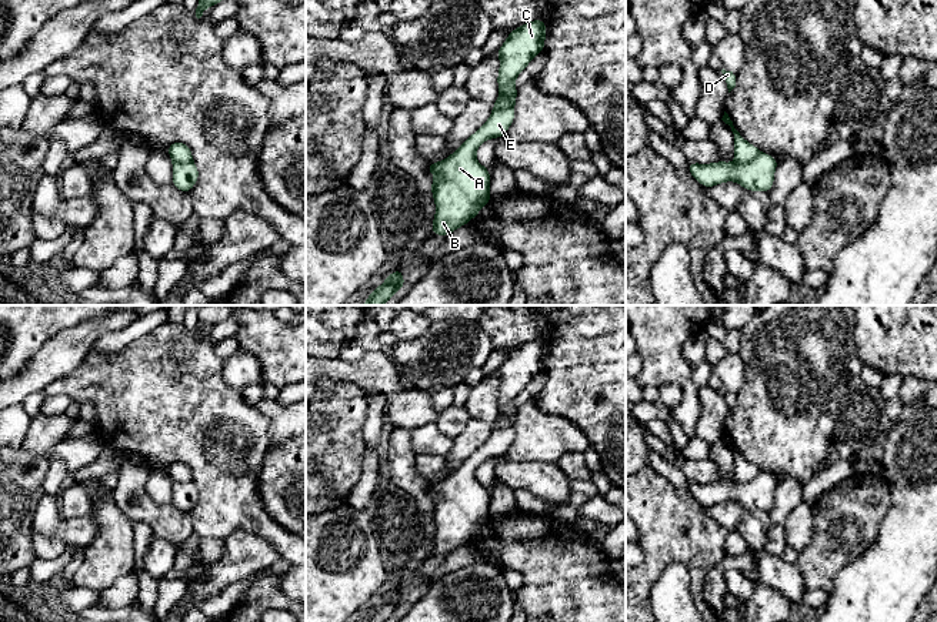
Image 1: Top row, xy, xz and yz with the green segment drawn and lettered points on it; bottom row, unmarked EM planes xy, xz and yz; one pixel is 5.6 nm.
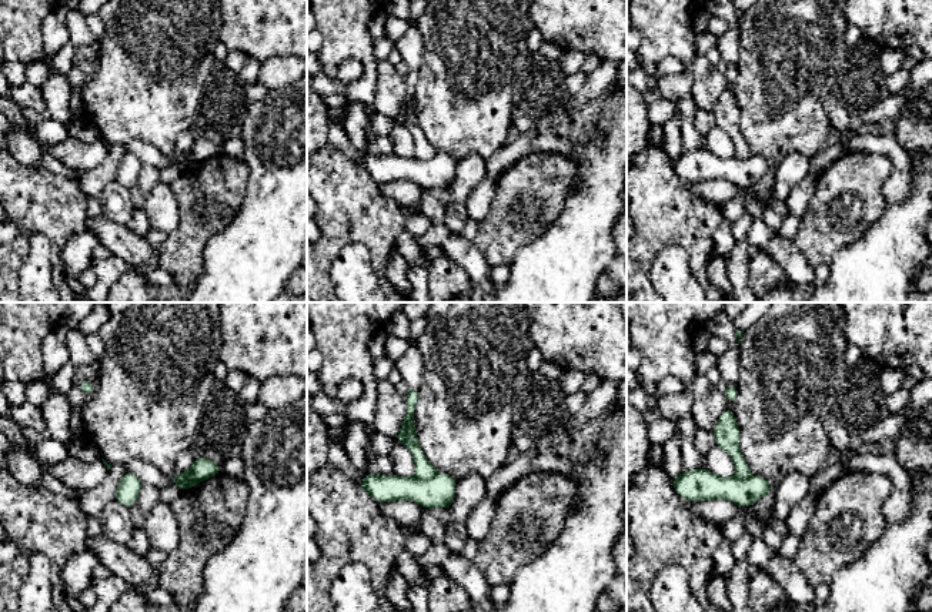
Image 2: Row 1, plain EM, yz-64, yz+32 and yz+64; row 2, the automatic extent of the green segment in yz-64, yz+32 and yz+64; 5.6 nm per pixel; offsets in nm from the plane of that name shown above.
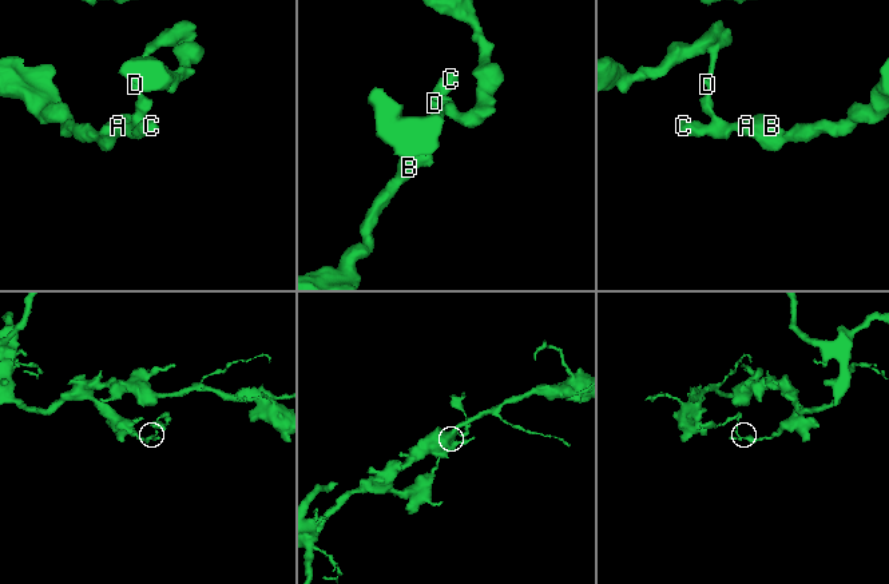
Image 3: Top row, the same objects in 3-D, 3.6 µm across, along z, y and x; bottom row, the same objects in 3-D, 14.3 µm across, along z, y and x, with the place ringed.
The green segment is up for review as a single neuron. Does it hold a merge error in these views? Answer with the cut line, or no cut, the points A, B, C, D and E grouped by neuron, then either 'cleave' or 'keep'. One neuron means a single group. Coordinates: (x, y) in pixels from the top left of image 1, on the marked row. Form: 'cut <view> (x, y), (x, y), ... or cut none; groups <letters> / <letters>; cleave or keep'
cut yz (759, 151), (749, 161), (737, 163); groups A B C E / D; cleave

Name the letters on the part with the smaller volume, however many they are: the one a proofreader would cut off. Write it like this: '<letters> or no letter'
D

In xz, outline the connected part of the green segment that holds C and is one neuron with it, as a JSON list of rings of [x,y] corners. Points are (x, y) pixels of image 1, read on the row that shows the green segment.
[[[541,19],[528,21],[508,33],[507,40],[497,51],[500,58],[500,70],[497,76],[500,90],[498,98],[506,100],[507,104],[503,107],[493,107],[488,120],[446,160],[429,163],[427,171],[437,177],[430,184],[436,203],[431,235],[449,235],[459,227],[468,224],[468,221],[491,200],[490,170],[476,160],[476,151],[486,140],[504,137],[508,127],[513,124],[517,97],[514,80],[537,54],[543,53],[546,36],[547,27]]]

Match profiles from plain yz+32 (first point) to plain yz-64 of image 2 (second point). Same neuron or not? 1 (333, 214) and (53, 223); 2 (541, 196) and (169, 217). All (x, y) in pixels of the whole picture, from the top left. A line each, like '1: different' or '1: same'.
1: same
2: different

